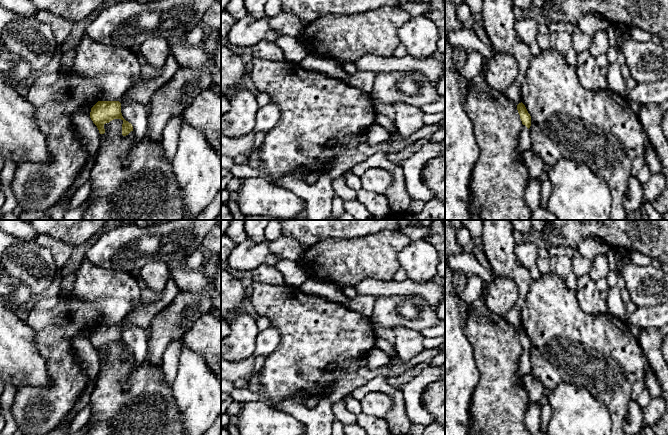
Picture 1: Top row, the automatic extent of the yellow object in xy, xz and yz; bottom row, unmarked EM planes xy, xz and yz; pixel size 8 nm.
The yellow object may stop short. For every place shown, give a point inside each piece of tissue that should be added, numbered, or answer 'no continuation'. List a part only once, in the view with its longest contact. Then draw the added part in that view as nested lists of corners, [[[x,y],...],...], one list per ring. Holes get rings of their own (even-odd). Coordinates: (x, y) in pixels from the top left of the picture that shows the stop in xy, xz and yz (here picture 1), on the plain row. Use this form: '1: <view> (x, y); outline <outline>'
no continuation

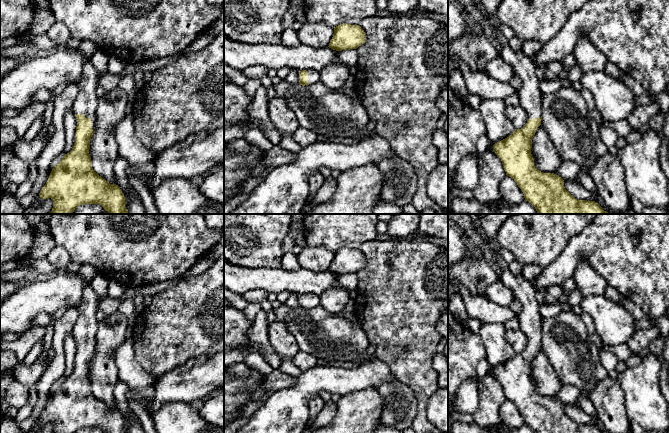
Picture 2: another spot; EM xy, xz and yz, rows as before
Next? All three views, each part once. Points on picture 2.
1: xy (86, 325); outline [[[87,282],[72,335],[74,338],[83,338],[86,342],[89,342],[92,345],[93,355],[95,352],[95,336],[99,324],[96,318],[98,304],[97,294],[92,289],[90,282]]]

